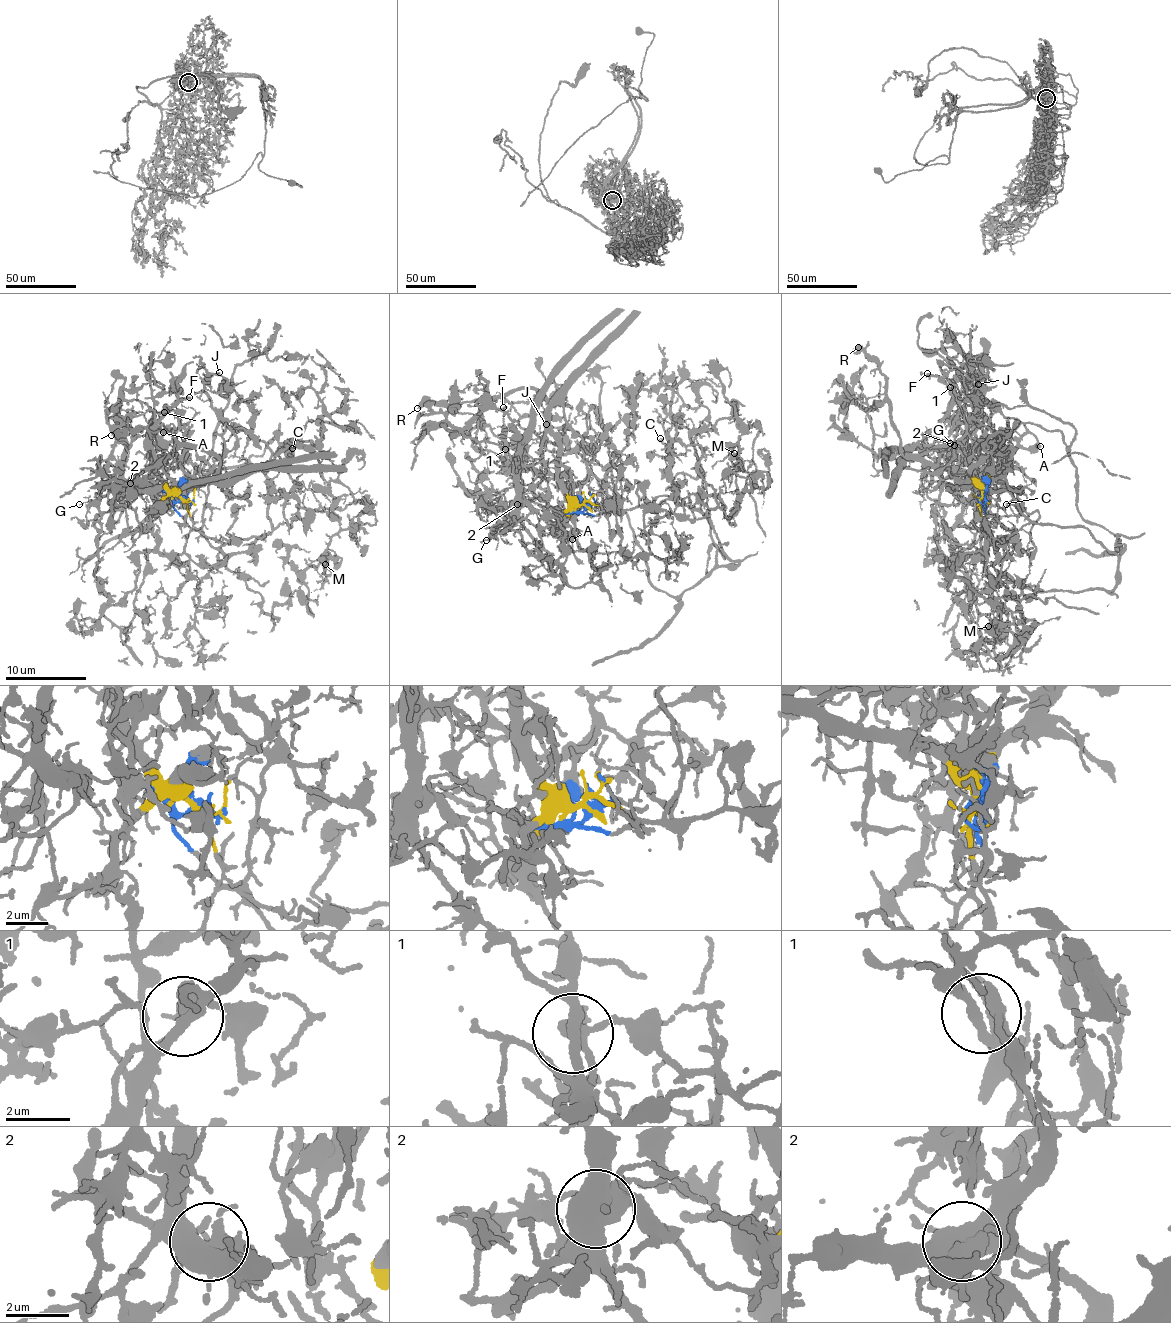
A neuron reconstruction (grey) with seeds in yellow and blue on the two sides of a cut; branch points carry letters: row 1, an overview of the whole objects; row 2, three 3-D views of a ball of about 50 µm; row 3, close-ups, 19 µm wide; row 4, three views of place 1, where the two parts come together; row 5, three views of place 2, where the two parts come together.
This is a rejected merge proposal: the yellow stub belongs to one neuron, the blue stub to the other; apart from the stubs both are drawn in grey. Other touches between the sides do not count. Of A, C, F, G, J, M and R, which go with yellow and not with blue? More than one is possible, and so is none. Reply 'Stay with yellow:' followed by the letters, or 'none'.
Stay with yellow: A, F, G, R

